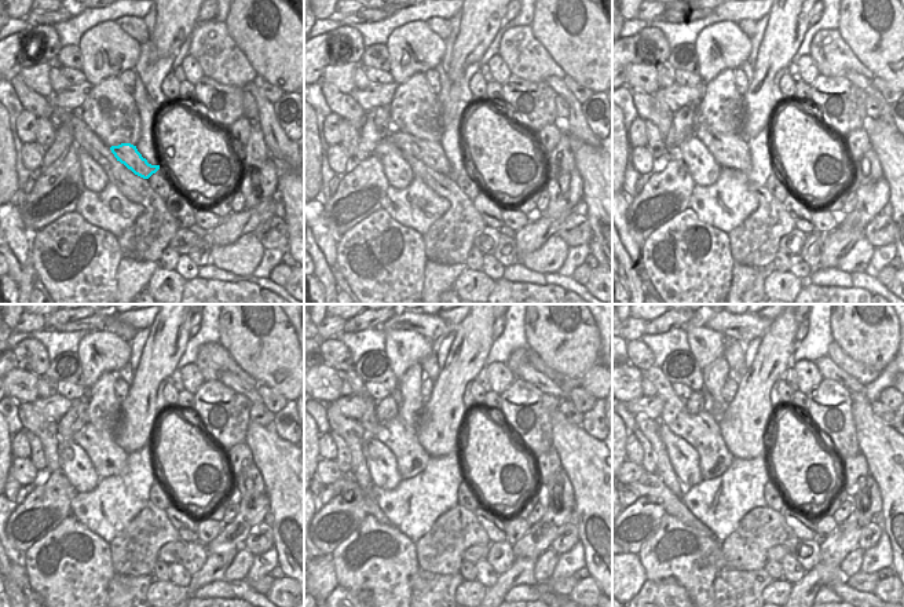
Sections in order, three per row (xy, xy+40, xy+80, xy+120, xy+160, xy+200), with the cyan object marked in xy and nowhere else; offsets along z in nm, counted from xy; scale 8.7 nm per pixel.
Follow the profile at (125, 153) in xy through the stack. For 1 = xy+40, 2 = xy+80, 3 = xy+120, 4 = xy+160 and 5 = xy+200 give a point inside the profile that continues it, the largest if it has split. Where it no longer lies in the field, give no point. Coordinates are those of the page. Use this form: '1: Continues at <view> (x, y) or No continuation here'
1: Continues at xy+40 (429, 153)
2: Continues at xy+80 (732, 152)
3: Continues at xy+120 (108, 457)
4: Continues at xy+160 (395, 434)
5: Continues at xy+200 (701, 431)

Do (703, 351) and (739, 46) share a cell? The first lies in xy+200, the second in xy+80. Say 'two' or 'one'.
one

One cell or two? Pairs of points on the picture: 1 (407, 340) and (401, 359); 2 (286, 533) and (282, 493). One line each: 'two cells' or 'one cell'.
1: one cell
2: one cell

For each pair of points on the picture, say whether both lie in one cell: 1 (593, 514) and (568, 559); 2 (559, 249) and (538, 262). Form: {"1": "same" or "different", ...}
{"1": "different", "2": "same"}

